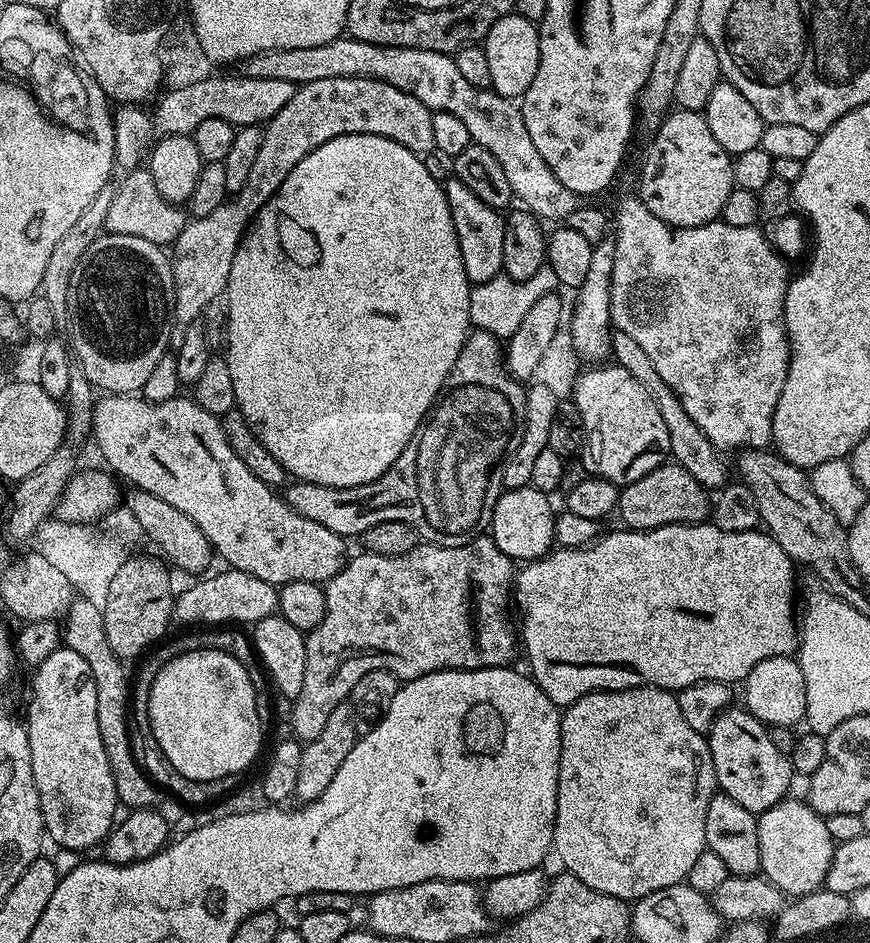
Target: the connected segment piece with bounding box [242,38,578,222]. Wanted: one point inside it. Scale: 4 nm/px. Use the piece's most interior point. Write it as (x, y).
(496, 124)

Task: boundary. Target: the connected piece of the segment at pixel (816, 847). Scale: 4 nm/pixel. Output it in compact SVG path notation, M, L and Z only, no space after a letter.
M785 798L775 804L770 810L759 813L758 850L760 851L760 872L764 879L779 888L781 892L792 898L809 896L812 892L819 892L825 887L828 871L832 862L834 842L830 838L828 821L820 813L814 811L803 799L792 800Z

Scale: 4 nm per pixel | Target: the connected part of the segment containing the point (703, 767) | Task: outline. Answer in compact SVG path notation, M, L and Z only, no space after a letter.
M651 686L624 688L621 692L591 692L582 698L578 698L574 703L567 705L567 707L563 709L560 718L560 765L558 766L558 790L556 791L556 825L554 826L554 834L552 835L555 855L560 855L561 862L568 867L565 869L567 869L571 875L578 877L582 882L586 882L586 886L590 886L602 894L610 894L614 898L625 902L635 902L641 900L646 894L654 894L654 890L662 890L666 886L685 883L690 874L690 866L694 866L694 861L698 859L698 854L705 852L708 846L706 842L706 810L710 806L712 797L717 795L718 792L716 771L714 770L714 762L712 761L710 750L708 749L705 733L694 730L686 723L686 718L682 714L682 706L678 706L676 698L677 693L675 691Z

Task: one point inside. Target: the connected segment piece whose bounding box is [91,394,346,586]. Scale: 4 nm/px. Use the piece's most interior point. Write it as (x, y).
(175, 450)

